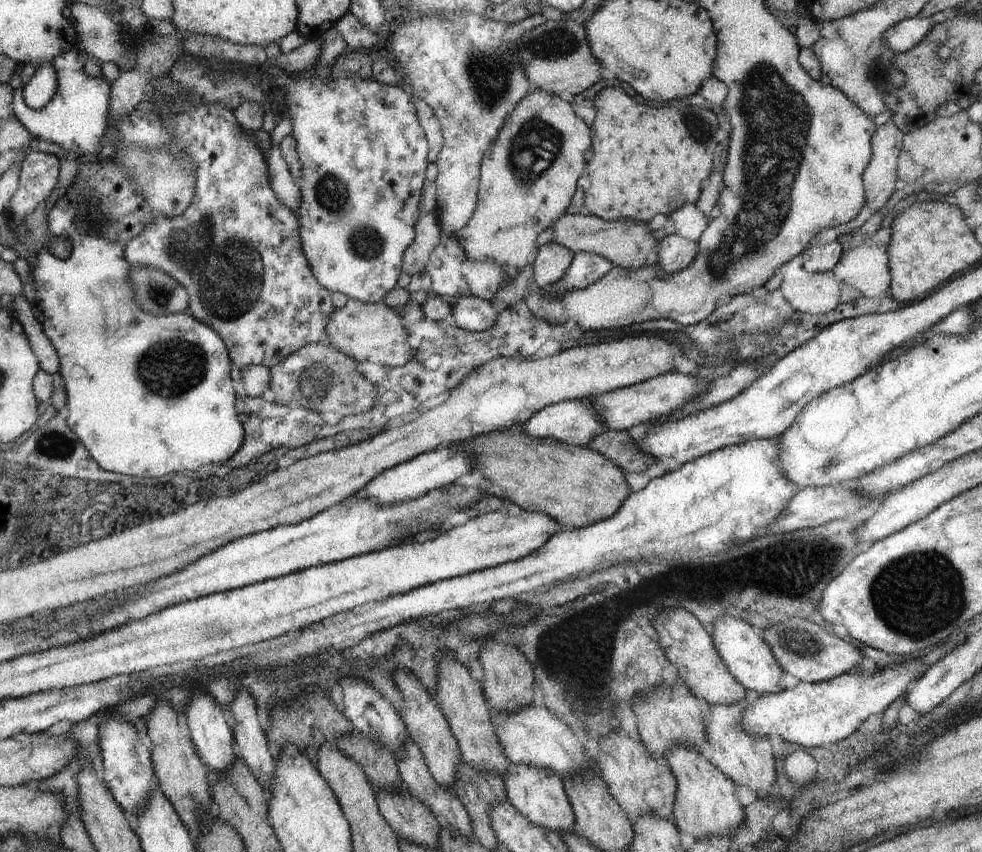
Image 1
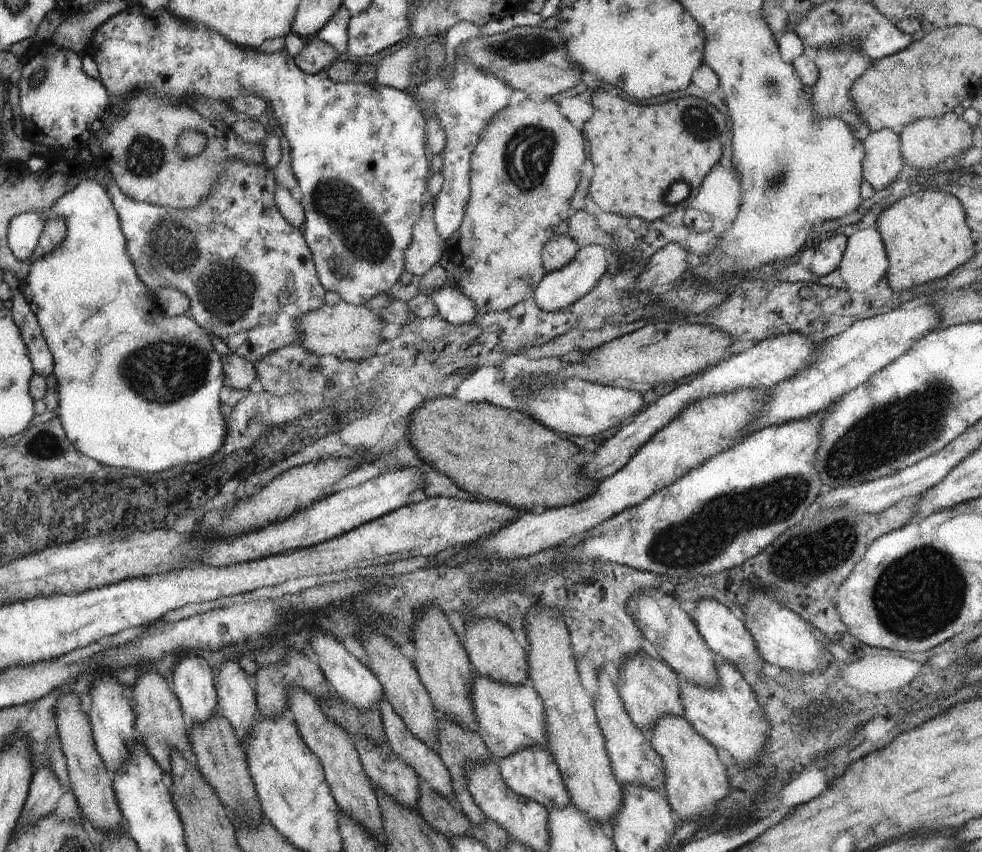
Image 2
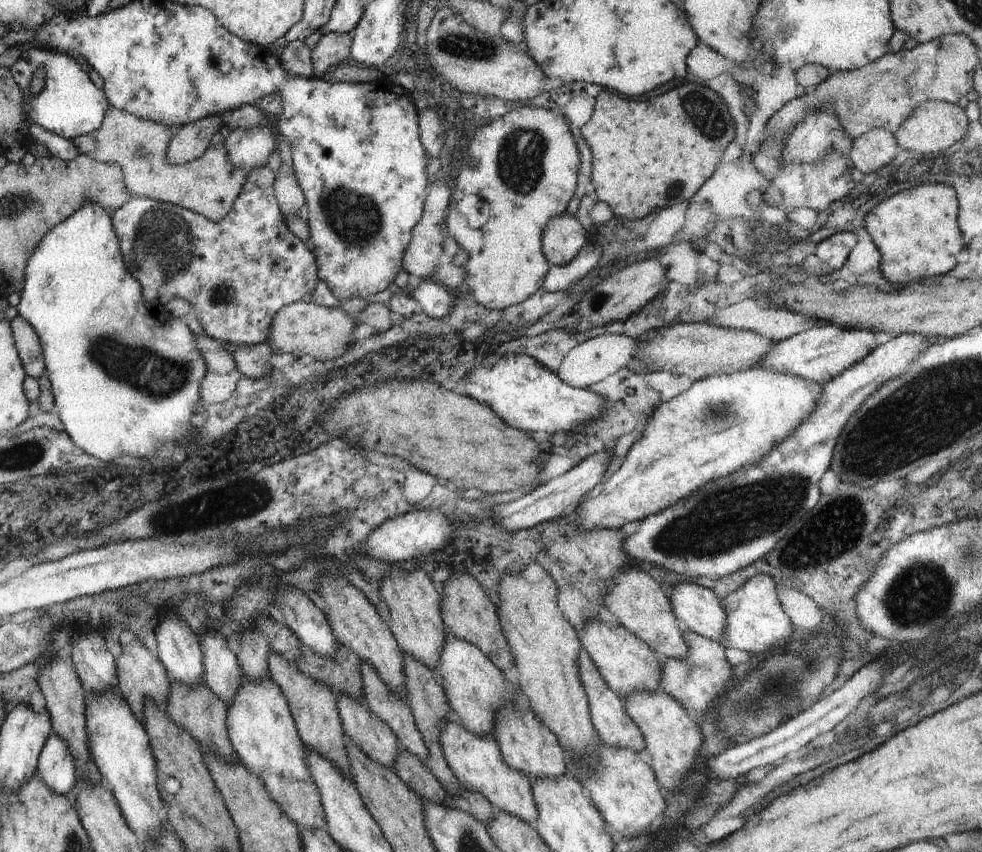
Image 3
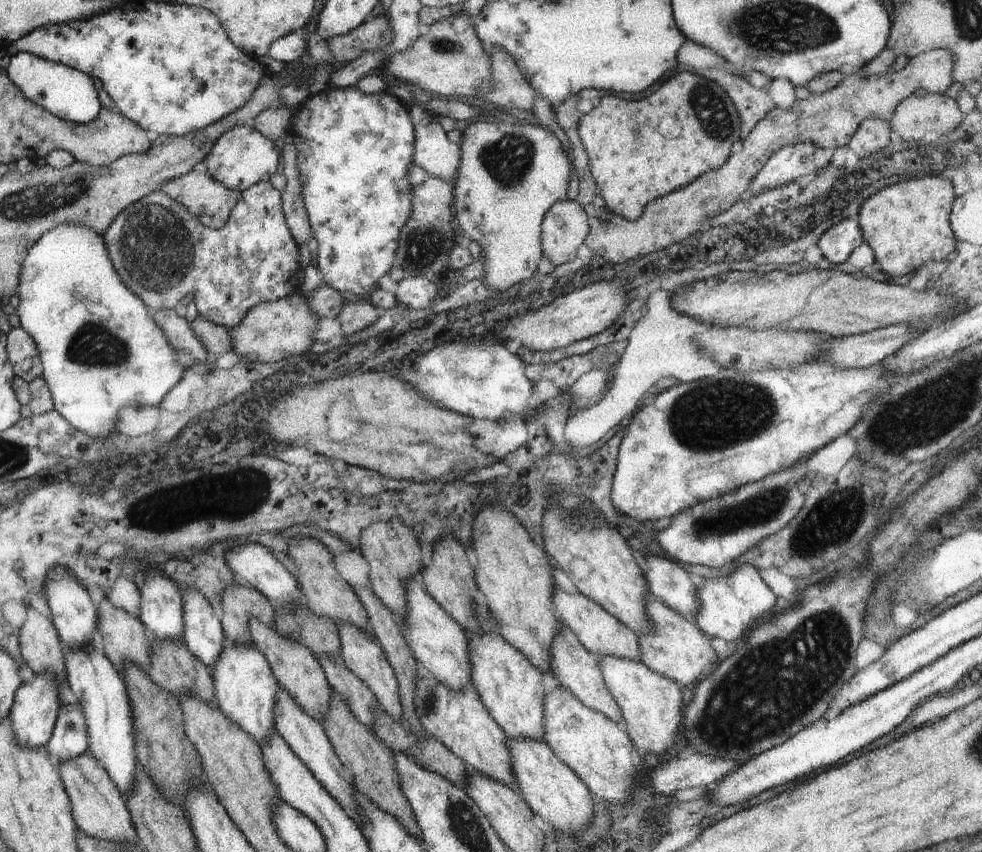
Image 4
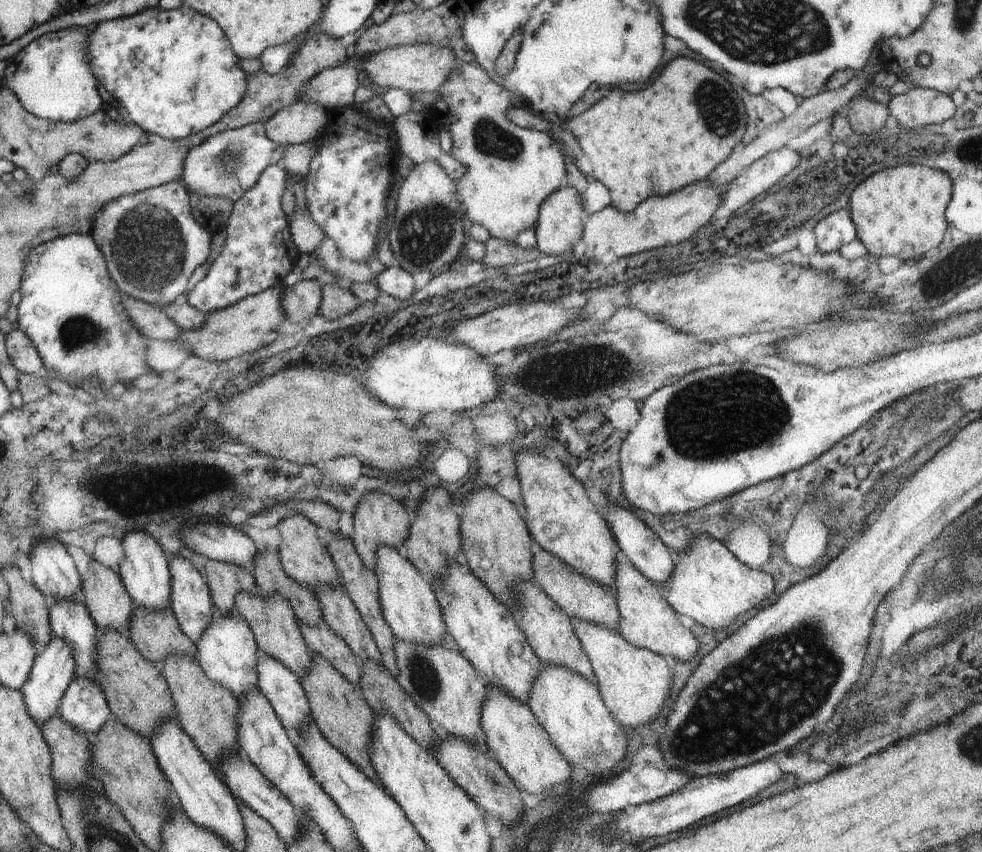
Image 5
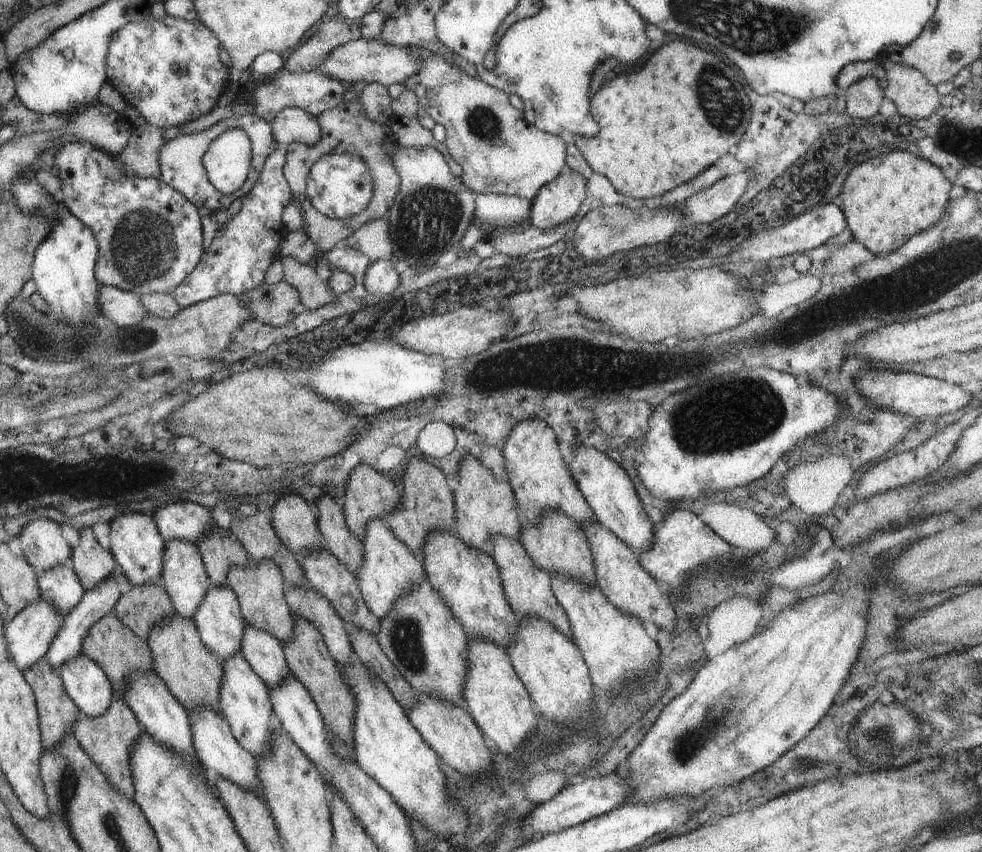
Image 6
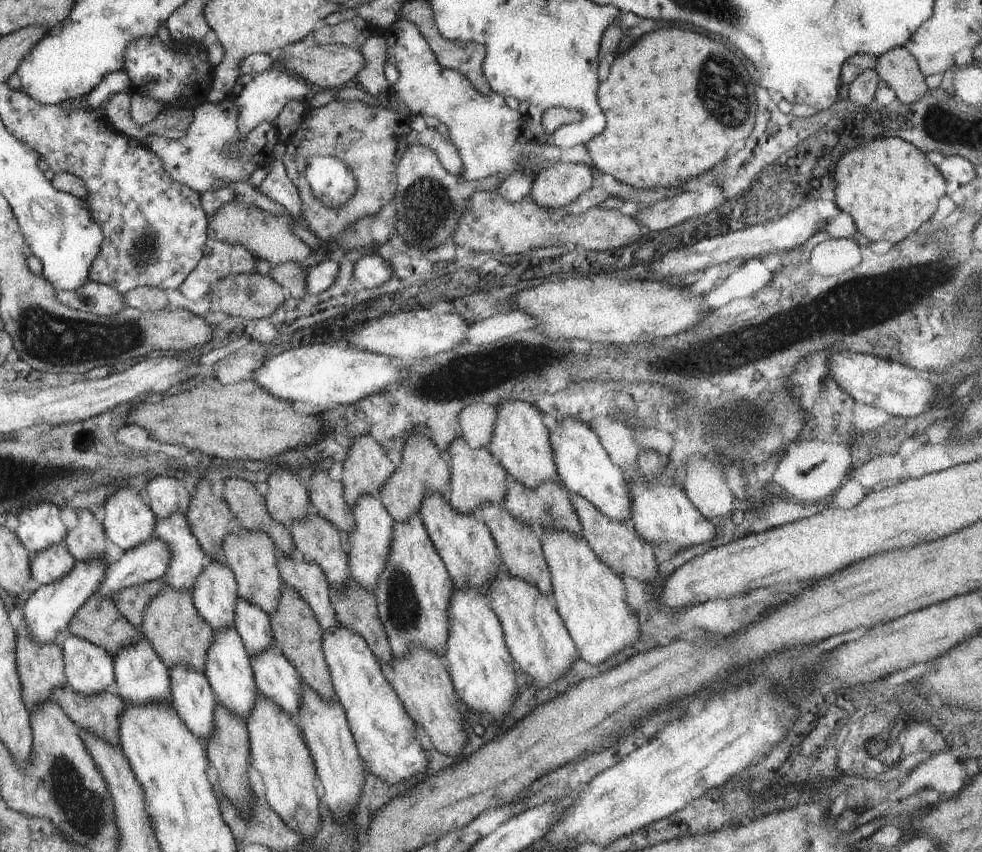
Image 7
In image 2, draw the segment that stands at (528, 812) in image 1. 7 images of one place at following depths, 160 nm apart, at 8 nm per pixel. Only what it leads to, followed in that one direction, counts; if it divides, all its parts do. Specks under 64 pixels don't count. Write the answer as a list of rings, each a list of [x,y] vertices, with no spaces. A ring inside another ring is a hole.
[[[542,745],[513,752],[510,756],[496,759],[504,782],[517,794],[527,799],[539,802],[548,812],[556,807],[563,807],[571,803],[570,793],[561,777],[560,769],[549,749]]]

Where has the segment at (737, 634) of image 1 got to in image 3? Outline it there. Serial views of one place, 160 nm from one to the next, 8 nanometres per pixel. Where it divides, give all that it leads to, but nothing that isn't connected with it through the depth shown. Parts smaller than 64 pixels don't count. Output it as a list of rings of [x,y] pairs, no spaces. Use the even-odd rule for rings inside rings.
[[[692,580],[670,586],[669,601],[680,624],[697,635],[719,642],[726,626],[726,613],[716,594]]]

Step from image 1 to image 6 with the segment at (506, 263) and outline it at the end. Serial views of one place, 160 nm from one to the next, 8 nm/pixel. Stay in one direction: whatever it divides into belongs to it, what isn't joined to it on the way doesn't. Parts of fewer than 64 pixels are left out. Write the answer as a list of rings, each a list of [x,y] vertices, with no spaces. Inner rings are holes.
[[[408,47],[419,53],[418,70],[409,76],[403,85],[418,96],[418,106],[424,108],[434,122],[442,124],[446,130],[445,145],[448,147],[454,162],[461,166],[461,179],[465,187],[474,193],[515,194],[525,198],[529,203],[537,192],[554,180],[566,166],[566,136],[553,135],[540,130],[525,121],[523,111],[519,111],[508,101],[509,95],[479,77],[471,77],[461,68],[451,65],[439,54],[432,53],[424,47]]]

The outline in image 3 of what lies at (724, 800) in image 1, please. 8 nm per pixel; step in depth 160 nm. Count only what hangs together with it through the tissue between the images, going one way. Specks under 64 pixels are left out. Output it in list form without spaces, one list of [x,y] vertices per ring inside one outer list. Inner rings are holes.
[[[634,691],[623,698],[626,714],[638,726],[645,740],[645,751],[651,756],[650,767],[662,789],[669,792],[687,777],[688,769],[700,755],[703,735],[686,709],[666,691]]]

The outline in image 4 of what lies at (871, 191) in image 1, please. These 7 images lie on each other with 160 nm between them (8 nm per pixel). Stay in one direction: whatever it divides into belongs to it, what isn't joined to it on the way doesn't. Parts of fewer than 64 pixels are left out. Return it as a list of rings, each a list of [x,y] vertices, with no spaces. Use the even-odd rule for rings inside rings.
[[[867,118],[860,123],[852,135],[848,144],[849,148],[855,152],[858,158],[864,158],[864,156],[890,146],[891,131],[888,121]]]

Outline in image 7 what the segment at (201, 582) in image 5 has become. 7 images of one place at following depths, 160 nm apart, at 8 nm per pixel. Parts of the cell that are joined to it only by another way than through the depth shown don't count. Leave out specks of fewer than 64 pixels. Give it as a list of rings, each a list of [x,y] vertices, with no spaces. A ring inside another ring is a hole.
[[[182,513],[157,518],[154,536],[162,539],[171,552],[171,561],[164,576],[175,590],[190,591],[209,558],[189,529]]]

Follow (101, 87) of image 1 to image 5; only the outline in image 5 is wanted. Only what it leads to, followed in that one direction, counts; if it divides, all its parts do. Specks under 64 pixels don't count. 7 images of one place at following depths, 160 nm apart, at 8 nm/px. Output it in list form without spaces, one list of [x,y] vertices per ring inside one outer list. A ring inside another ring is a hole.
[[[92,23],[88,26],[73,26],[32,36],[29,43],[22,47],[20,52],[9,58],[3,79],[30,114],[51,121],[74,122],[94,114],[103,105],[98,82],[94,73],[91,73],[86,46],[87,37],[97,25],[97,23]]]

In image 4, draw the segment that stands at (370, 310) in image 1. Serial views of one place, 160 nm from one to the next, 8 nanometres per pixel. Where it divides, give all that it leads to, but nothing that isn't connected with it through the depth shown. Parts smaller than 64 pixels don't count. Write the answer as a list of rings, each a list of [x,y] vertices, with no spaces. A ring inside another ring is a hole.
[[[299,290],[290,296],[274,302],[256,304],[250,308],[248,316],[242,318],[238,328],[230,328],[227,332],[234,340],[234,350],[237,356],[257,362],[274,363],[291,356],[305,355],[316,342],[314,331],[320,318],[310,310],[307,299]]]

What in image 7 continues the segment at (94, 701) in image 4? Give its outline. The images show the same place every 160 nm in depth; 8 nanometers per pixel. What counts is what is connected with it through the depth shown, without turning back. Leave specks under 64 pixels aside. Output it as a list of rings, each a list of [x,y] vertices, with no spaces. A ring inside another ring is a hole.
[[[64,544],[52,545],[29,555],[31,578],[40,585],[65,577],[77,561]]]

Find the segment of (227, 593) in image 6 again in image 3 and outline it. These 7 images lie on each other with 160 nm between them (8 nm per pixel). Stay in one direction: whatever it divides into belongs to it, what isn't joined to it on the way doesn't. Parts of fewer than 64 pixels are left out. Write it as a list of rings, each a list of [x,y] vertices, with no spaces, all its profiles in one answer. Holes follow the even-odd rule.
[[[242,674],[242,682],[234,693],[231,703],[227,704],[227,727],[235,756],[253,772],[253,775],[263,780],[271,799],[279,804],[283,813],[300,829],[326,829],[327,822],[319,790],[311,779],[309,766],[306,764],[306,746],[298,734],[286,697],[271,677],[250,681]]]

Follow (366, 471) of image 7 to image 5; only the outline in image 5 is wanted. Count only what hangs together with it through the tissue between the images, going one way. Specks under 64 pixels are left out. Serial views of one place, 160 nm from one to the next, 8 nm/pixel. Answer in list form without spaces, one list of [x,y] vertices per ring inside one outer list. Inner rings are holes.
[[[366,491],[353,512],[354,536],[351,538],[362,562],[375,574],[376,551],[378,547],[394,547],[402,550],[403,540],[408,536],[412,515],[404,504],[391,495],[378,491]]]

